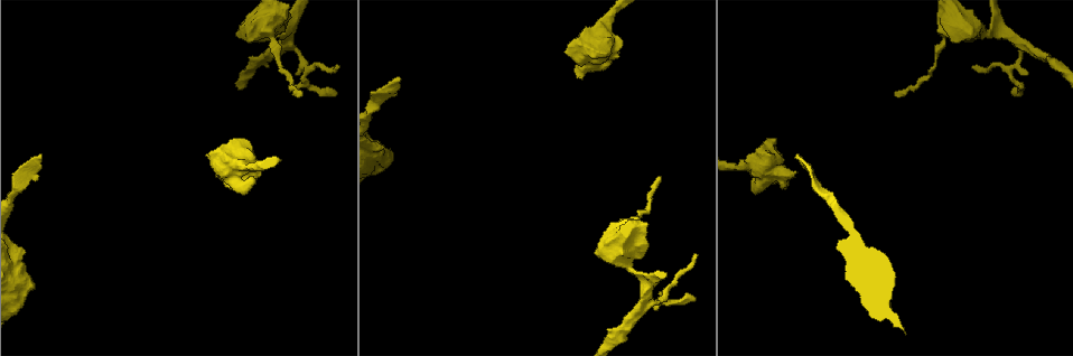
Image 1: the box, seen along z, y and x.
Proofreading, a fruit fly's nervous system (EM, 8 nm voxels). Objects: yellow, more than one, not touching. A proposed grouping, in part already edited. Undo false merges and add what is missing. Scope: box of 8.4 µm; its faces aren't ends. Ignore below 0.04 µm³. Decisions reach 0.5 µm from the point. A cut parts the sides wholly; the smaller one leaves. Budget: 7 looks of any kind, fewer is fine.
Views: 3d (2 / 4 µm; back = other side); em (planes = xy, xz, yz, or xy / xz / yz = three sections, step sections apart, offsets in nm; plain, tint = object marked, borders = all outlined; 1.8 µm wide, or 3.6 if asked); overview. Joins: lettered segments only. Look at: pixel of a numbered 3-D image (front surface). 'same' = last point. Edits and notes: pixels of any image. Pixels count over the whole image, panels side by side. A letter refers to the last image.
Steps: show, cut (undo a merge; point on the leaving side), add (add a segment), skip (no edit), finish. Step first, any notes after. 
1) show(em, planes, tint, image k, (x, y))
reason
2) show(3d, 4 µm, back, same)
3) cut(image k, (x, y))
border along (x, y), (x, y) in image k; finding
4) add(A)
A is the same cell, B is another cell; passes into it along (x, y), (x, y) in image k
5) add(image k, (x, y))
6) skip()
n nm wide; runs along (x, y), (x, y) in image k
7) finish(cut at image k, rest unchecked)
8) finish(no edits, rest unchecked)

show(3d, 4 µm, image 1, (399, 78))
thin end

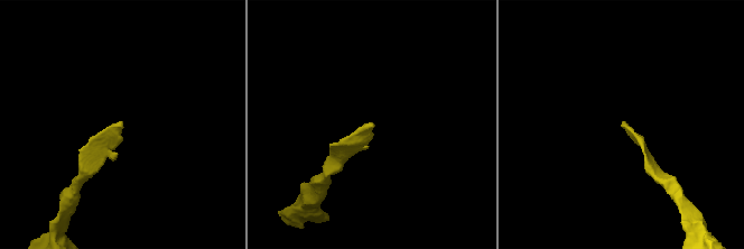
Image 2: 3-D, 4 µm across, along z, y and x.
show(em, planes, tint, image 2, (119, 123))
shape alone is not enough

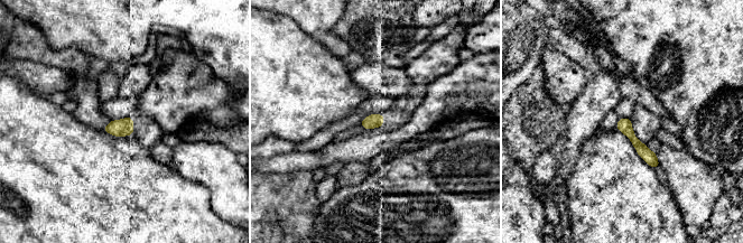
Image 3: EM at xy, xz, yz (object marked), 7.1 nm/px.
show(em, planes, borders, same)
see the neighbours

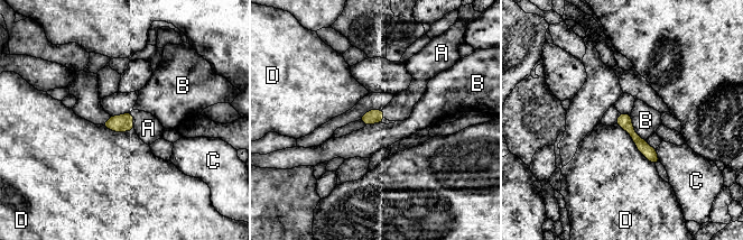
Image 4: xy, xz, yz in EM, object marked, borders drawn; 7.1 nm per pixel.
add(A)
A is the same cell, B, C and D are other cells; the cell continues

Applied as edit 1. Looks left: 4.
show(overview)
redraw

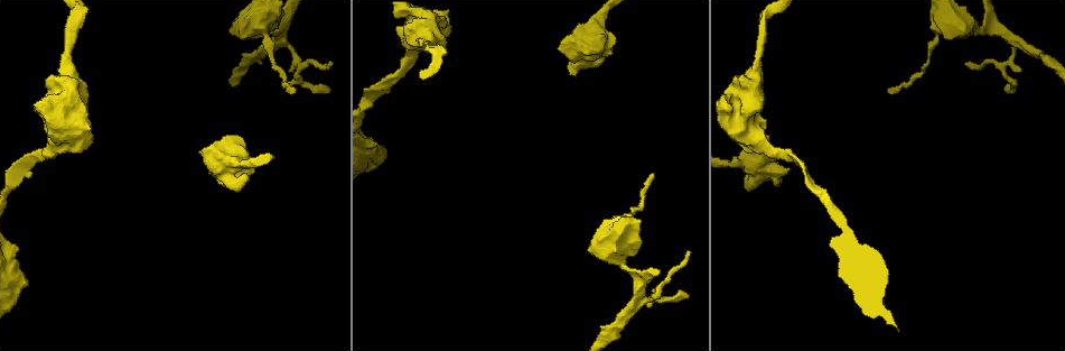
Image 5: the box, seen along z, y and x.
show(3d, 2 µm, back, image 5, (746, 190))
free end

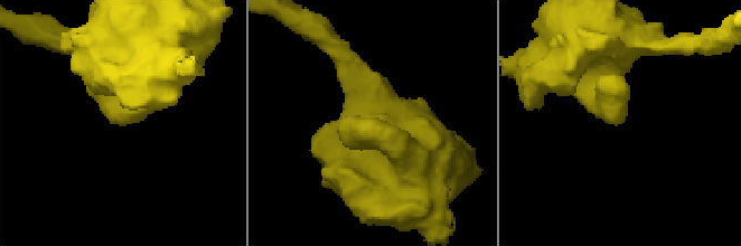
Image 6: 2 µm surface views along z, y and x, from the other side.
show(em, xz, step 8, borders, image 6, (125, 125))

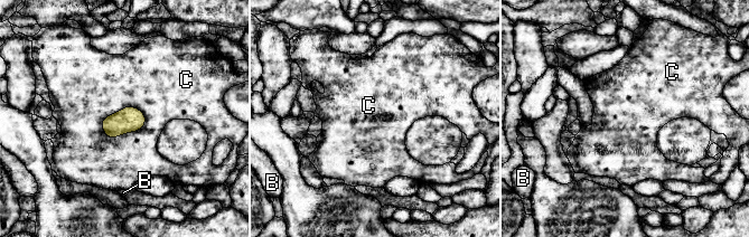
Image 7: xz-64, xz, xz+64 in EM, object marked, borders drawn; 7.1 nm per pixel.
show(em, planes, borders, same)
another direction

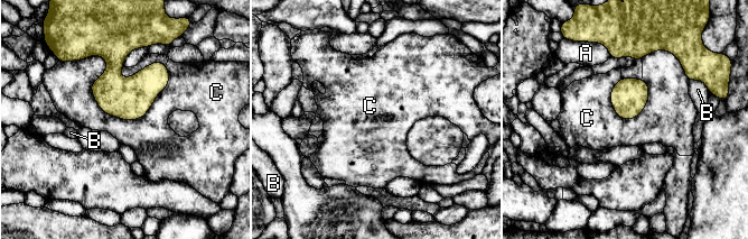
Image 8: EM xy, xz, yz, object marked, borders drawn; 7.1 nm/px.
skip()
A, B and C are other cells; none of them fits

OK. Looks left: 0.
finish(add at image 4, rest unchecked)

